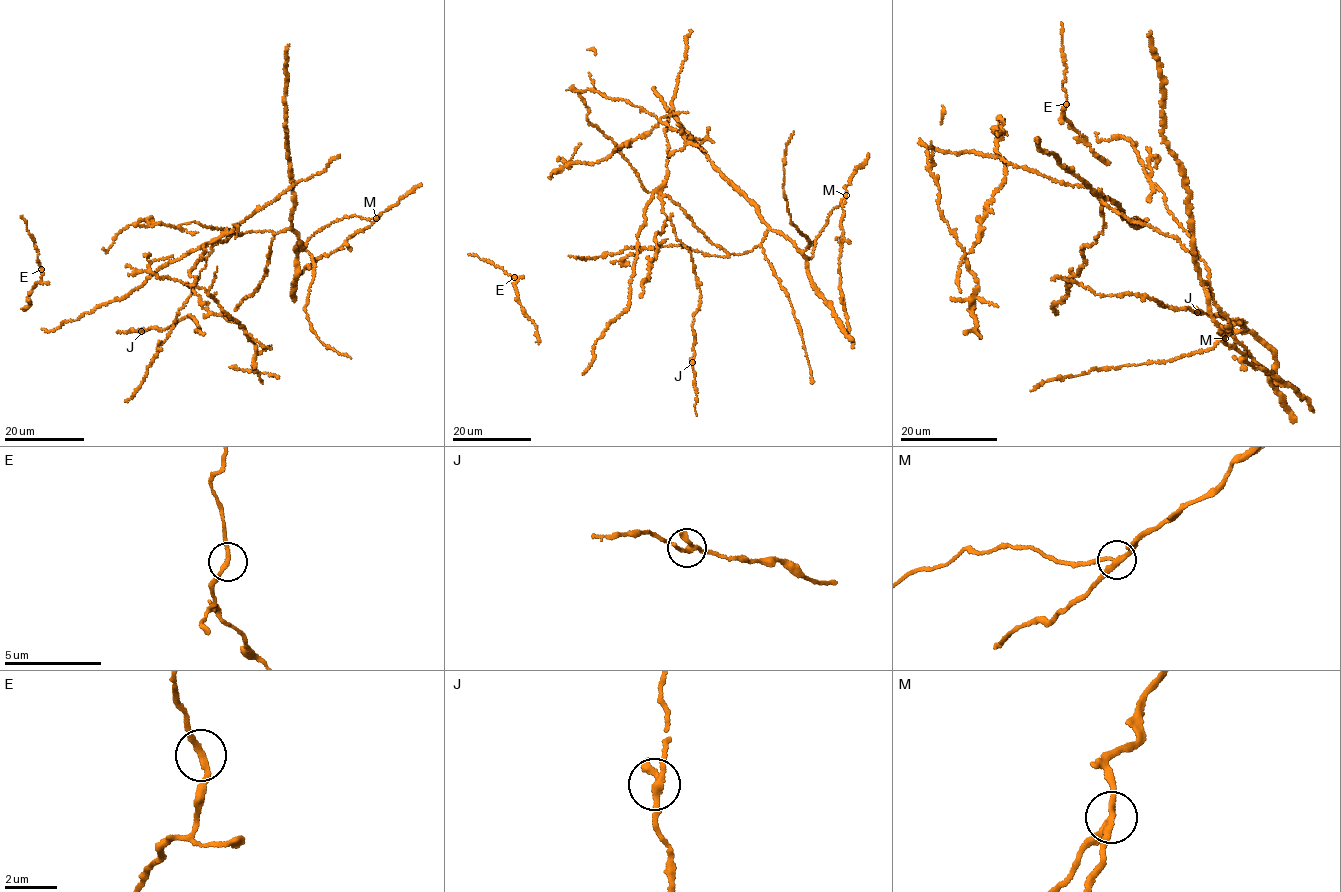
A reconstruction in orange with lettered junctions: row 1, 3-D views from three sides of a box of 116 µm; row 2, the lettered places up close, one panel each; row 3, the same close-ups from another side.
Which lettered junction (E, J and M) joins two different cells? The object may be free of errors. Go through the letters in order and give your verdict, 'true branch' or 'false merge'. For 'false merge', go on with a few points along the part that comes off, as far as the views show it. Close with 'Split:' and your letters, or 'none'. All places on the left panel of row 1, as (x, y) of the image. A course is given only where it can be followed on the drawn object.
E: true branch
J: true branch
M: false merge; course (376, 218), (331, 222), (304, 249), (289, 228), (204, 245), (191, 276), (244, 329), (150, 271), (173, 254)
Split: M

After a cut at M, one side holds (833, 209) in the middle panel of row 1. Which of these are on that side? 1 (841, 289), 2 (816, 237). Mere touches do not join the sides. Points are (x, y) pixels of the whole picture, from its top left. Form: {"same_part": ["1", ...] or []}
{"same_part": ["2"]}

